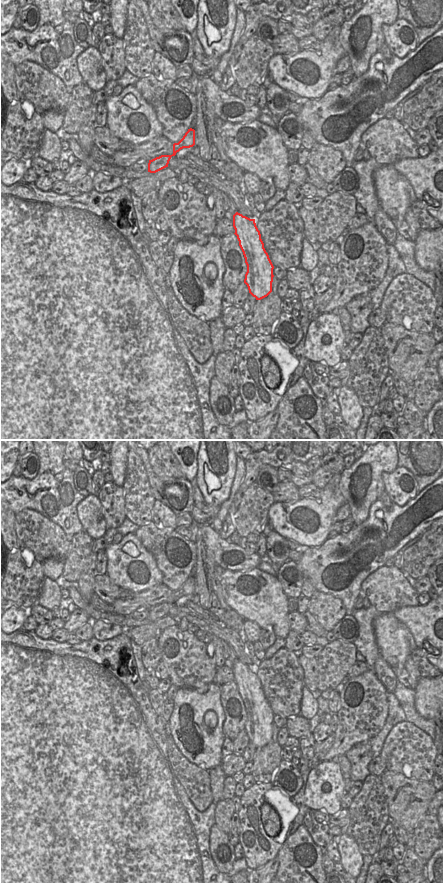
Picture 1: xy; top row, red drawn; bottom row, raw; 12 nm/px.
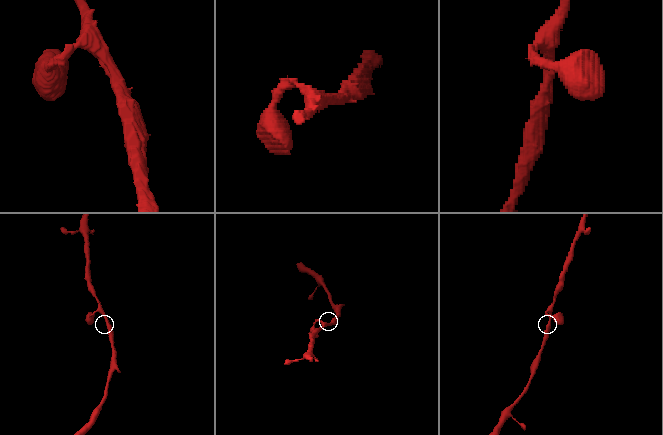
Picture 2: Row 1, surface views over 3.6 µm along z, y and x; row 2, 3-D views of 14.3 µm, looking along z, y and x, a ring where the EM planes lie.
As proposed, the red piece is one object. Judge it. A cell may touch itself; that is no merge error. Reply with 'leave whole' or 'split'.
leave whole

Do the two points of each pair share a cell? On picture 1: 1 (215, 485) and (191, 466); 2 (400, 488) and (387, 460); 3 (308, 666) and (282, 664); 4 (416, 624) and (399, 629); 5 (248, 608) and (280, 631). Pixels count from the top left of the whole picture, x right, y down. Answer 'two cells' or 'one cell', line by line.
1: two cells
2: two cells
3: two cells
4: two cells
5: one cell

